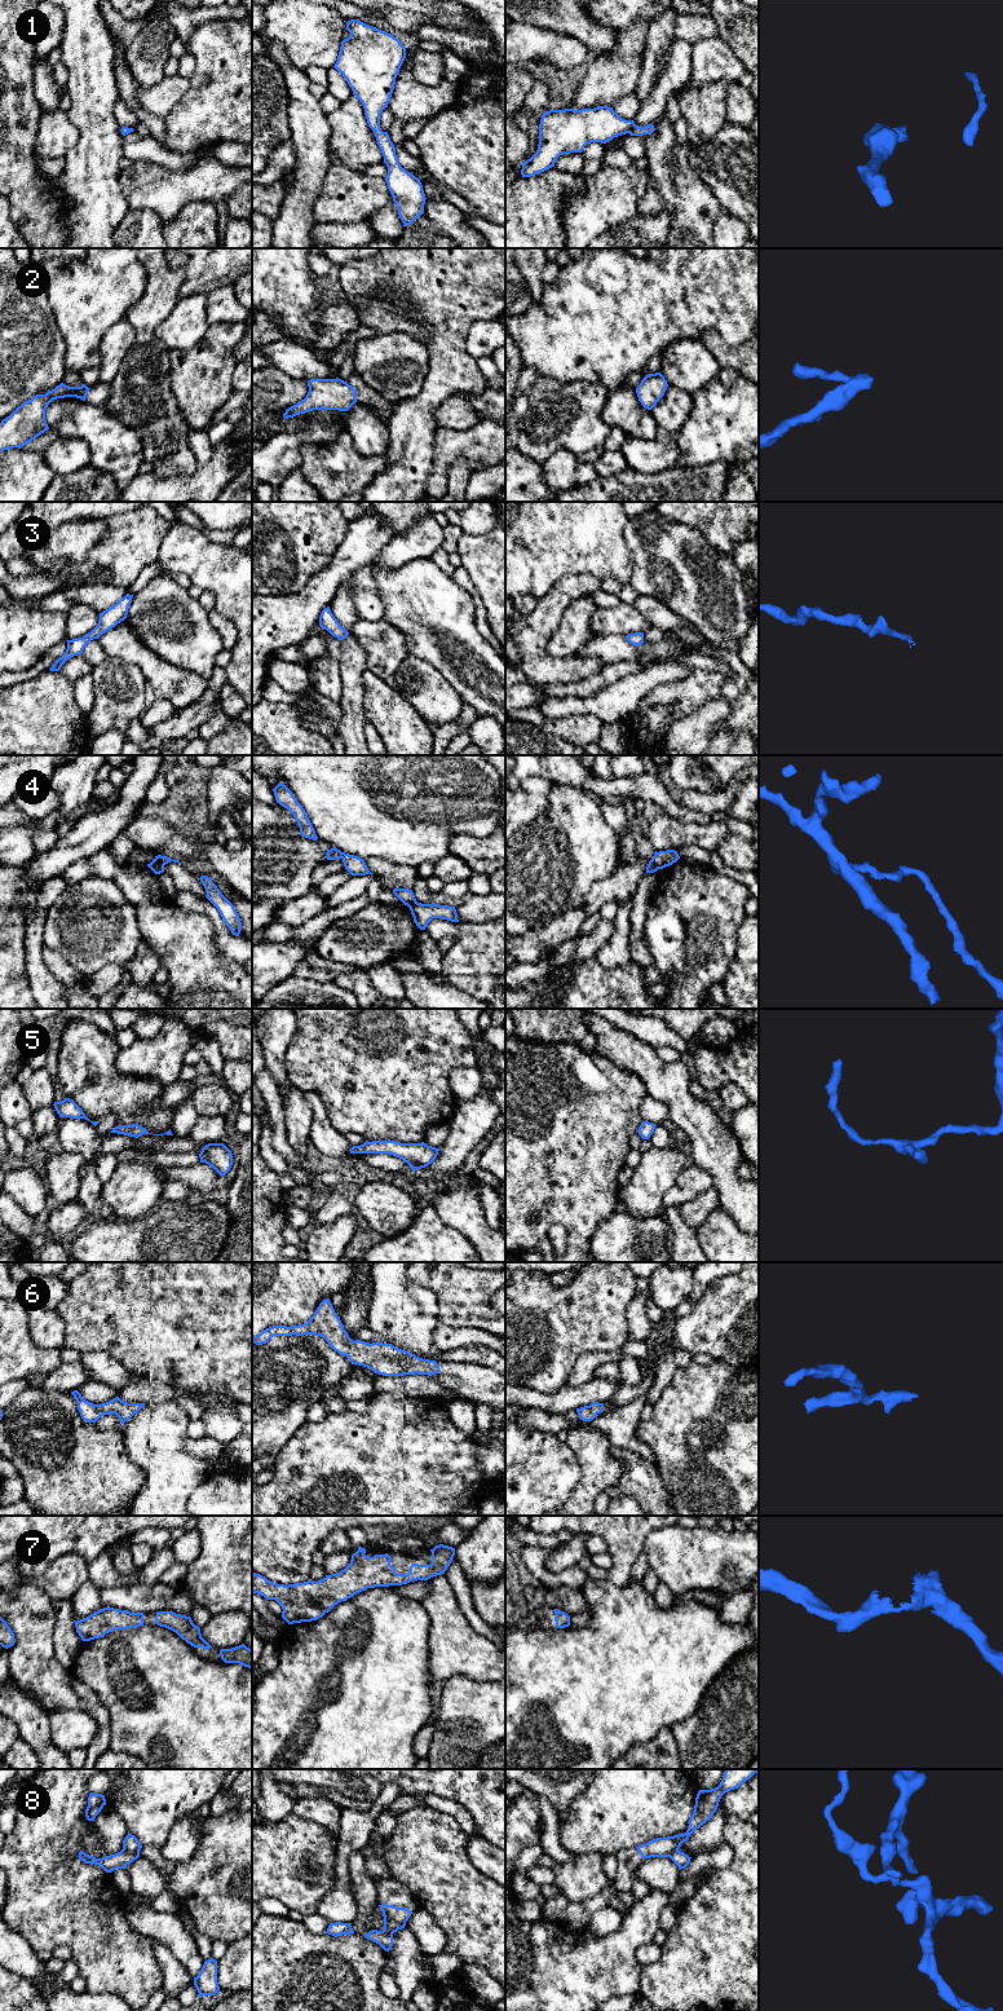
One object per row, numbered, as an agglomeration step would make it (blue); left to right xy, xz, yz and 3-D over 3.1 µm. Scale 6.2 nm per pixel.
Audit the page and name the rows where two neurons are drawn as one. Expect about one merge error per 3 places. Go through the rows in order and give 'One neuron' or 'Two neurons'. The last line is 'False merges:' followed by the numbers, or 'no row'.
1: One neuron
2: One neuron
3: One neuron
4: Two neurons
5: One neuron
6: One neuron
7: One neuron
8: Two neurons
False merges: 4, 8

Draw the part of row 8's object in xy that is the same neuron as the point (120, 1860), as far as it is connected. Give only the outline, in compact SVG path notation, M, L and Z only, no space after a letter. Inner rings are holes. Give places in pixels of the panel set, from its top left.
M120 1851L115 1855L110 1855L102 1858L96 1858L93 1856L87 1855L85 1852L79 1852L79 1858L85 1864L96 1864L101 1866L106 1873L111 1873L116 1869L125 1869L131 1862L137 1860L140 1855L132 1855L127 1851Z

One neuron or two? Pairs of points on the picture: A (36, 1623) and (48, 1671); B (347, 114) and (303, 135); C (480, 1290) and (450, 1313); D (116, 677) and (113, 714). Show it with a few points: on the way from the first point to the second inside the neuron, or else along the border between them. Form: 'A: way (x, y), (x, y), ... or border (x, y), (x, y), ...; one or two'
A: way (36, 1635), (36, 1659); one
B: border (326, 114), (330, 127), (328, 146), (331, 149); two
C: way (472, 1292), (458, 1306); one
D: way (116, 686), (116, 705); one

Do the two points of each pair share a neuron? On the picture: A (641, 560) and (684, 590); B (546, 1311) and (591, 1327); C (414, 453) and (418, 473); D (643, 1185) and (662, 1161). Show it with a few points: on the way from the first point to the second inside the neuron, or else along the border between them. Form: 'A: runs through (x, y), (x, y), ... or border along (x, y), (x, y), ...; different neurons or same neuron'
A: runs through (652, 560), (674, 580); same neuron
B: runs through (557, 1321), (579, 1321); same neuron
C: runs through (414, 458), (416, 468); same neuron
D: runs through (648, 1180), (661, 1167); same neuron

